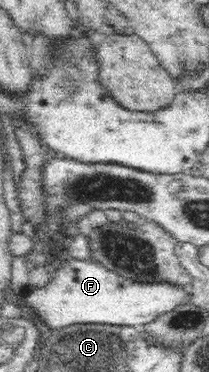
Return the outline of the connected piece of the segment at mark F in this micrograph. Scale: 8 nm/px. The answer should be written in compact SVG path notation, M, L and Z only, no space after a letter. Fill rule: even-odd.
M64 258L60 262L59 268L53 274L53 280L47 284L47 287L33 287L25 291L25 305L31 306L43 324L52 330L61 330L65 326L71 325L100 325L101 322L106 325L133 326L141 328L144 324L153 322L161 314L175 310L181 304L191 304L193 296L192 288L185 285L175 285L173 282L161 280L161 282L137 282L119 276L119 274L104 268L100 263L93 260L75 260Z

